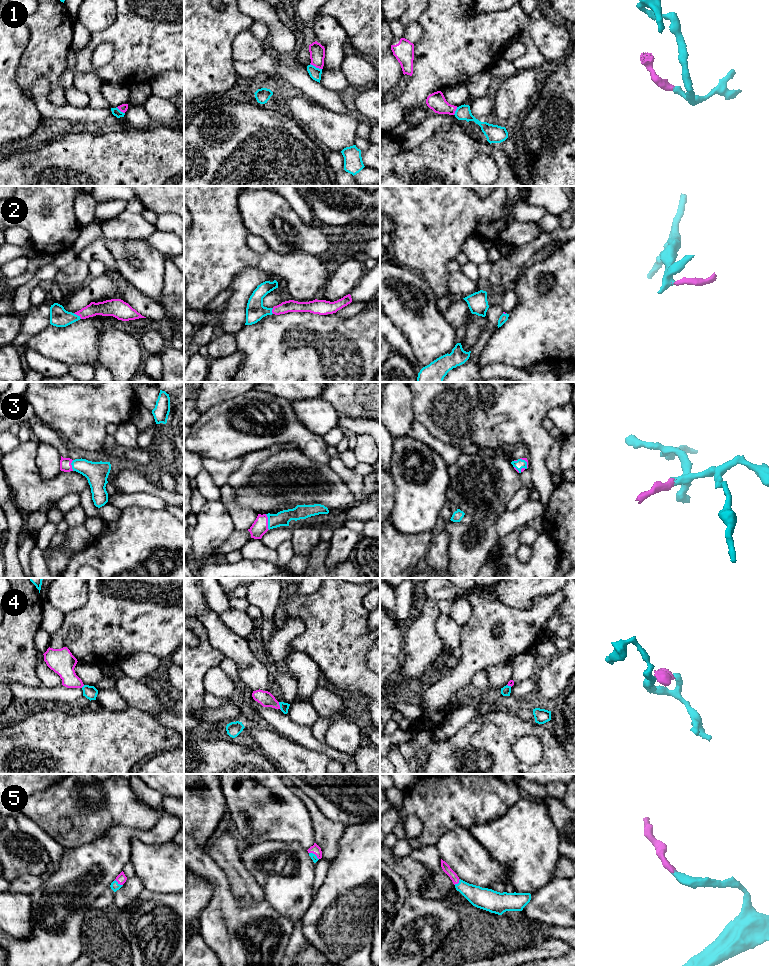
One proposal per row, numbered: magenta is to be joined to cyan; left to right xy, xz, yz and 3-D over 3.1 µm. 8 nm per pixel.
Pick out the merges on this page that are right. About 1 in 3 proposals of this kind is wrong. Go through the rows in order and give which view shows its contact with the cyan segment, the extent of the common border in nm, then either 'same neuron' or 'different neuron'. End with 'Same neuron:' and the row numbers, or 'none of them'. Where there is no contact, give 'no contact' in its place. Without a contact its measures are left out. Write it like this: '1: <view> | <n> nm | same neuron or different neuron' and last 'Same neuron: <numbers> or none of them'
1: xz | 110 nm | different neuron
2: xy | 80 nm | same neuron
3: xz | 130 nm | same neuron
4: xz | 70 nm | different neuron
5: xy | 80 nm | same neuron
Same neuron: 2, 3, 5

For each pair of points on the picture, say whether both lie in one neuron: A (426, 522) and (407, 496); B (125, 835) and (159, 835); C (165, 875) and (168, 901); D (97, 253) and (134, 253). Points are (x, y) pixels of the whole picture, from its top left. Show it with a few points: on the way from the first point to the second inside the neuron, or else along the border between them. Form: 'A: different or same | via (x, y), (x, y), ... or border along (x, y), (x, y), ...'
A: same | via (421, 516), (413, 502)
B: same | via (133, 835), (151, 835)
C: different | border along (145, 888), (156, 892), (173, 893)
D: different | border along (105, 244), (114, 258), (116, 267)

